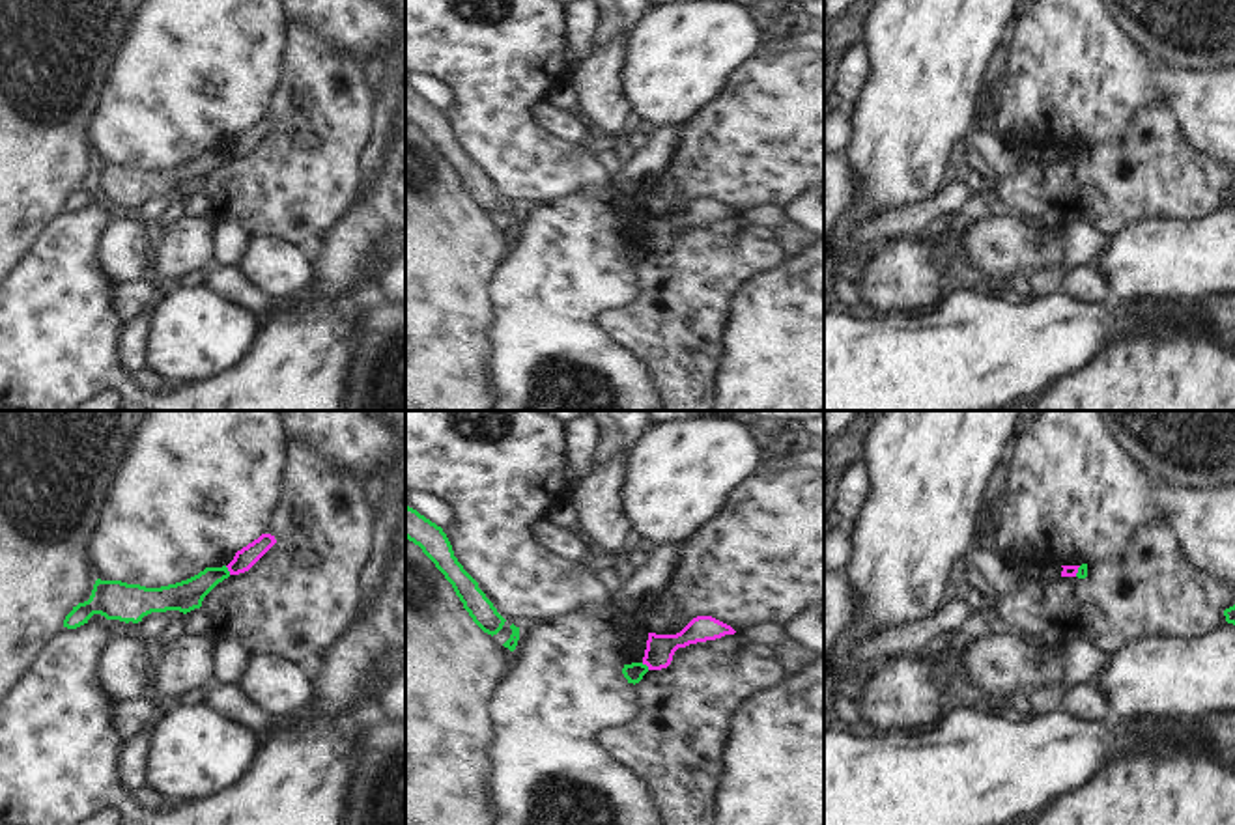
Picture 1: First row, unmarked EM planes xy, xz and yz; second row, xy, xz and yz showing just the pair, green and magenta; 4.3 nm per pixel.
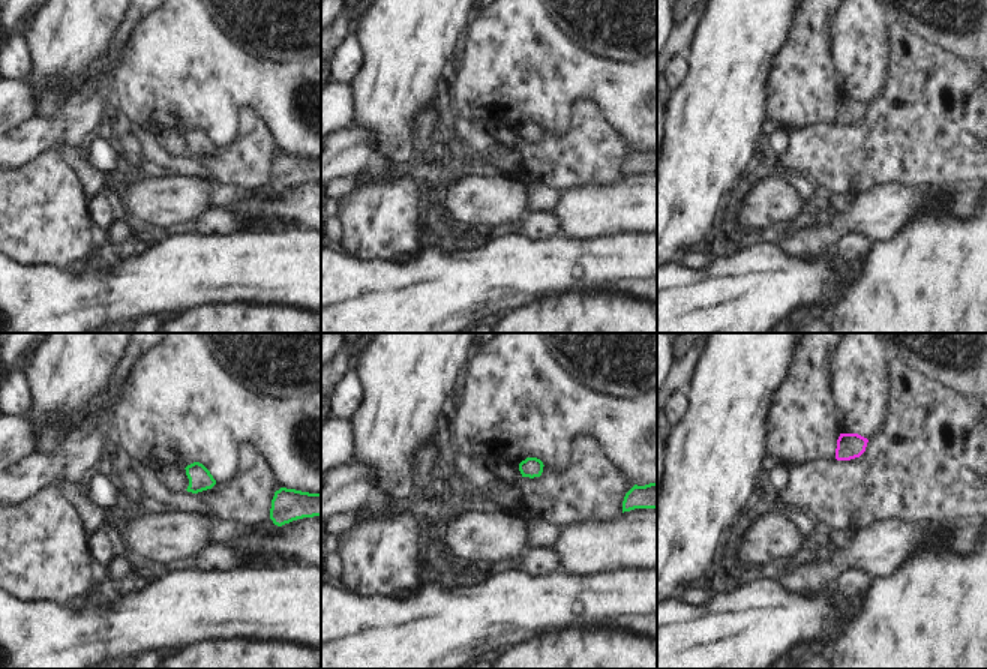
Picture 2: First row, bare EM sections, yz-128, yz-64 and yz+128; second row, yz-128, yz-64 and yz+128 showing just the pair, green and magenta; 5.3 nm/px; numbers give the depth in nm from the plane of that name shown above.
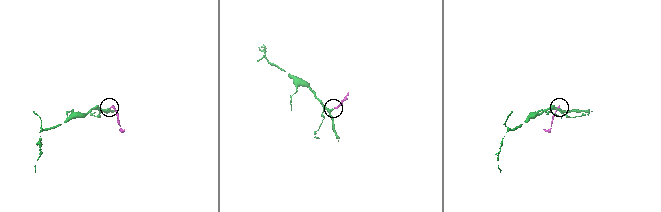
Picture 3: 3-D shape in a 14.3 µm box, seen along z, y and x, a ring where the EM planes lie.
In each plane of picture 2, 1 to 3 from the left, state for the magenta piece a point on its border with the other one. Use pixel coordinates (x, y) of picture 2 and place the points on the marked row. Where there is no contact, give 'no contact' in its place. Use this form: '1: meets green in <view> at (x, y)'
1: no contact
2: no contact
3: no contact

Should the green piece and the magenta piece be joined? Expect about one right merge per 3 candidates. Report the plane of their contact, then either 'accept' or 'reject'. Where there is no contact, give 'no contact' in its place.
xy | reject

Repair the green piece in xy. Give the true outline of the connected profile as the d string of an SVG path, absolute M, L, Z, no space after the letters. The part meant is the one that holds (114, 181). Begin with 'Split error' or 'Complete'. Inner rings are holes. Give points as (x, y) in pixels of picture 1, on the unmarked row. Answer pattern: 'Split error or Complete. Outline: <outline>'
Complete. Outline: M222 147L206 149L187 162L161 170L97 161L90 181L73 189L64 202L64 209L77 211L88 205L93 196L125 205L138 205L151 194L179 192L187 196L200 190L204 179L228 159L230 153Z

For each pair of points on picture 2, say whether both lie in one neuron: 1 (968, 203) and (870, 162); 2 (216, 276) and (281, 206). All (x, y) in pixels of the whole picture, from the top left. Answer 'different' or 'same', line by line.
1: different
2: different

